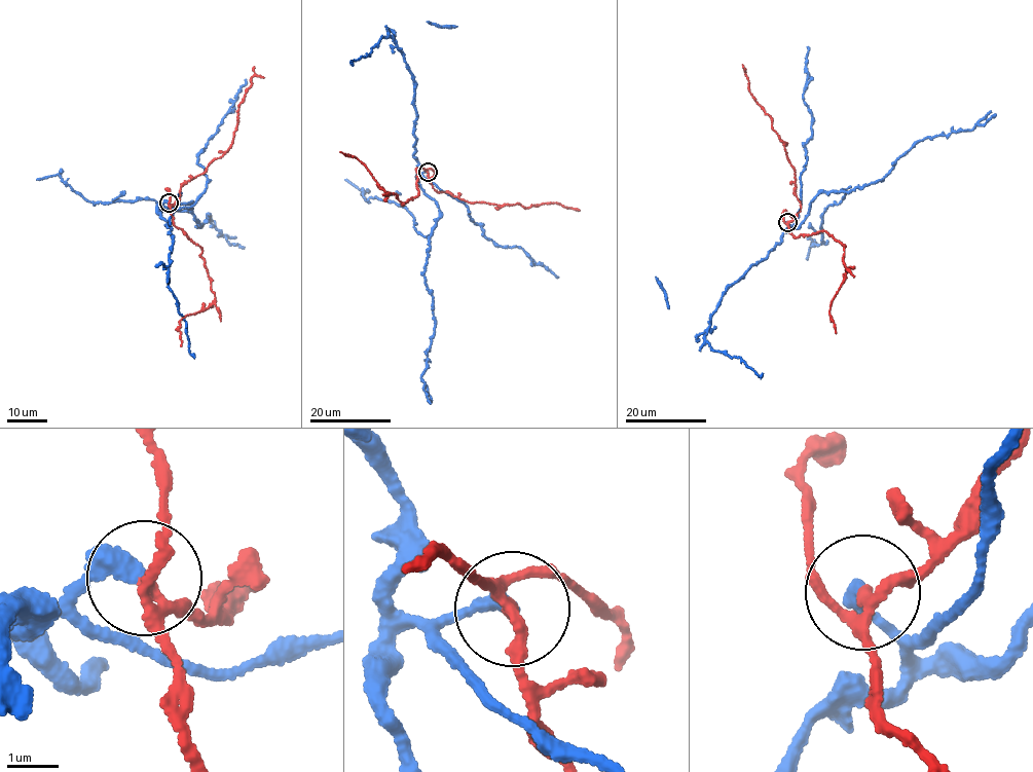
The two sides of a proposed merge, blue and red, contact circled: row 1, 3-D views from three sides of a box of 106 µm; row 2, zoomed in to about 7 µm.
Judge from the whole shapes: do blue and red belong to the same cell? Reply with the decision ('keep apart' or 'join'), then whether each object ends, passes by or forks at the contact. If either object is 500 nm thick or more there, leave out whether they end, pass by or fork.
keep apart | blue ends | red forks

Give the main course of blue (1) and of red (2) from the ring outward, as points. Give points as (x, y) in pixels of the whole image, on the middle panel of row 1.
1: (427, 172), (418, 173), (416, 179), (439, 211), (423, 277), (434, 300), (435, 321), (421, 376), (430, 403)
2: (427, 172), (421, 167), (416, 170), (418, 195), (402, 204), (394, 192), (380, 187), (365, 164), (340, 151)

